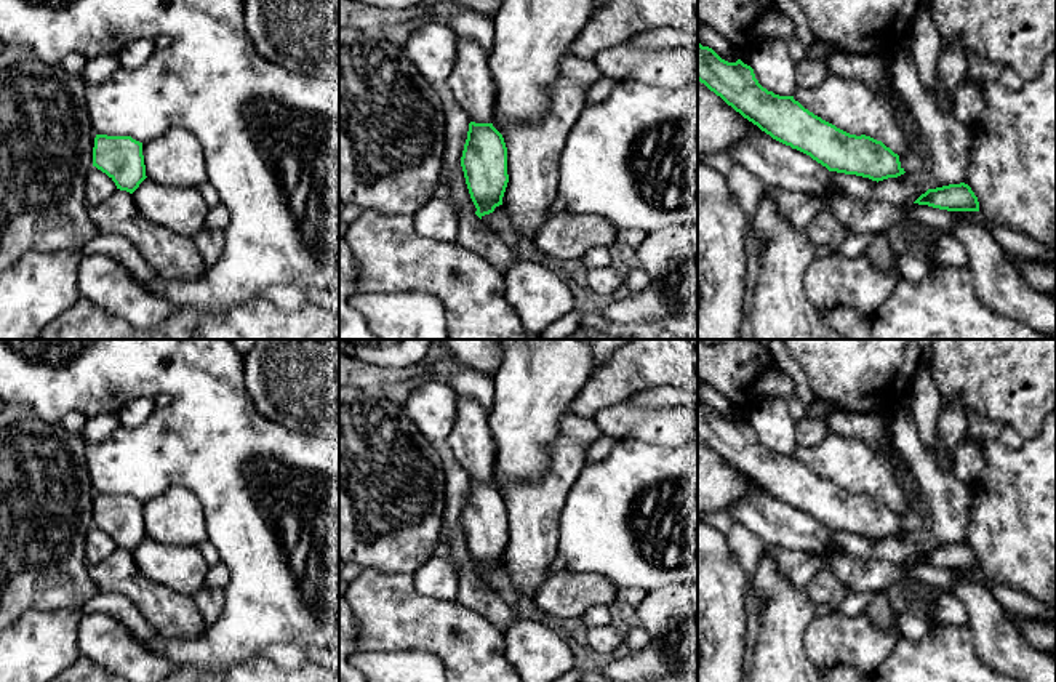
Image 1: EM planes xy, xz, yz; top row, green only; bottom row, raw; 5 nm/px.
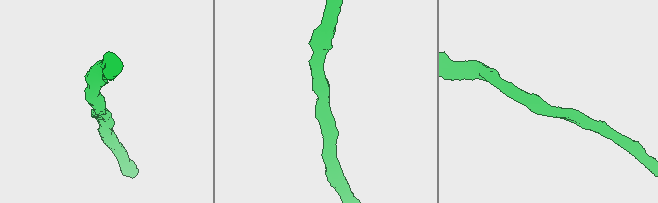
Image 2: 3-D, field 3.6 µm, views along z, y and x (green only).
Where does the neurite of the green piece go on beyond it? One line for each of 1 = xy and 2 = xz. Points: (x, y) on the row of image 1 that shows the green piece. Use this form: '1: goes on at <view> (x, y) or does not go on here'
1: does not go on here
2: does not go on here

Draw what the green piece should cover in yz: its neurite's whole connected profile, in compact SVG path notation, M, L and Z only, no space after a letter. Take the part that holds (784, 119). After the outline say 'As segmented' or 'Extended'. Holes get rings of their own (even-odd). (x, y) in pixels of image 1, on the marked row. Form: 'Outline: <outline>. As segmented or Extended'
Outline: M698 43L698 80L773 139L810 155L829 171L856 175L877 183L906 173L899 155L882 141L866 134L850 134L805 109L794 96L768 91L758 83L750 66L741 59L728 62L701 43Z. As segmented

